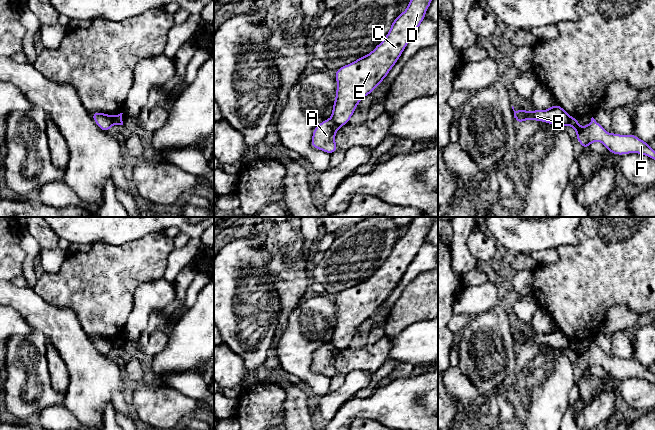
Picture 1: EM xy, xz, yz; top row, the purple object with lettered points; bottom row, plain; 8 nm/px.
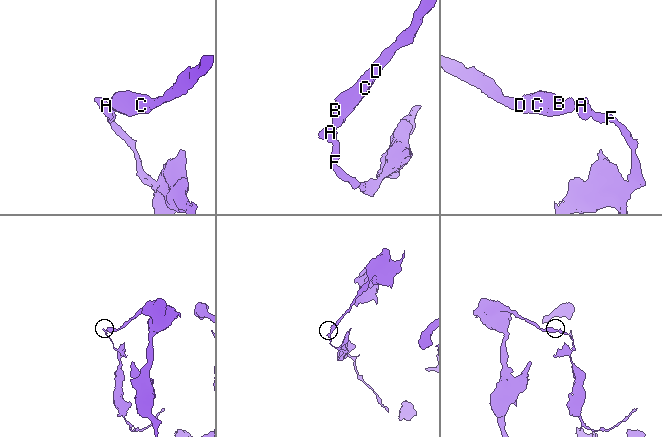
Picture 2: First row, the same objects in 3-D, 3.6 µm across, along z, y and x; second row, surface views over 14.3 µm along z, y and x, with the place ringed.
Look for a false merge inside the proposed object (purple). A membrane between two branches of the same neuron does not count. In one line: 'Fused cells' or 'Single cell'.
Fused cells

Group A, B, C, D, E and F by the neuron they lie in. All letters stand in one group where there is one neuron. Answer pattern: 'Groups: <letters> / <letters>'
Groups: A F / B C D E

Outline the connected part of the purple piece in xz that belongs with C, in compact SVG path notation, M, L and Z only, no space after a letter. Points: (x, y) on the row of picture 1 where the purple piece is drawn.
M410 0L407 9L391 23L389 33L372 52L335 71L337 89L331 119L337 126L341 127L348 124L358 103L366 95L371 94L385 79L411 38L415 35L421 22L425 19L425 13L431 2L432 0Z

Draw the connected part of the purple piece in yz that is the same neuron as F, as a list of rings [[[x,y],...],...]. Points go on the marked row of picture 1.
[[[574,117],[570,118],[568,125],[576,130],[577,141],[584,149],[588,149],[592,142],[598,141],[606,146],[608,152],[613,154],[637,153],[655,160],[655,150],[647,142],[642,141],[634,134],[610,134],[593,117],[586,127],[581,127],[578,118]]]

